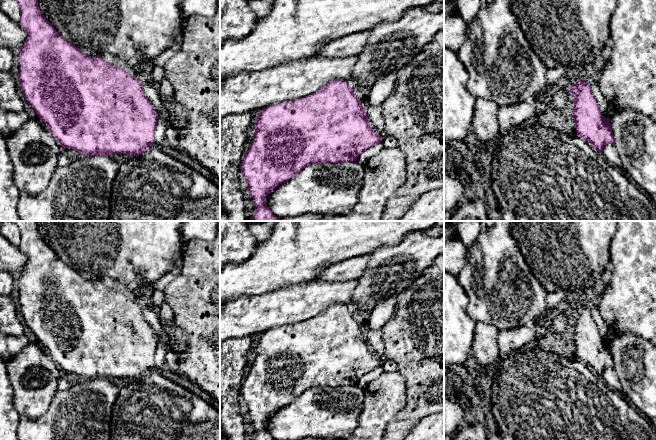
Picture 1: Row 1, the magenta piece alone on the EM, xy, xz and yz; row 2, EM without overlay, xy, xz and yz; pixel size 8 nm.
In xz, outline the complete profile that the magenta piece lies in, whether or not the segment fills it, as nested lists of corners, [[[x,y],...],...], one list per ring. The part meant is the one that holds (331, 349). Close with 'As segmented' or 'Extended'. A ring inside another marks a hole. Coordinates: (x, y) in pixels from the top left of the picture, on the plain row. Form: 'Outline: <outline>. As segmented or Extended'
Outline: [[[334,304],[316,316],[282,328],[274,328],[257,336],[253,352],[255,359],[249,373],[244,376],[240,394],[246,402],[245,409],[253,422],[253,440],[275,440],[266,427],[266,421],[280,408],[288,405],[306,390],[313,387],[346,387],[357,385],[359,379],[382,366],[382,360],[371,353],[367,335],[354,320],[347,305]]]. As segmented

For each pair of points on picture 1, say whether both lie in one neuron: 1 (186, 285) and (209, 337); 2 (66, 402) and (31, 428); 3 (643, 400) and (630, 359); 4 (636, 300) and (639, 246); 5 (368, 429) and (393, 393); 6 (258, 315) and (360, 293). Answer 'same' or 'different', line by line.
1: same
2: same
3: same
4: same
5: same
6: different

